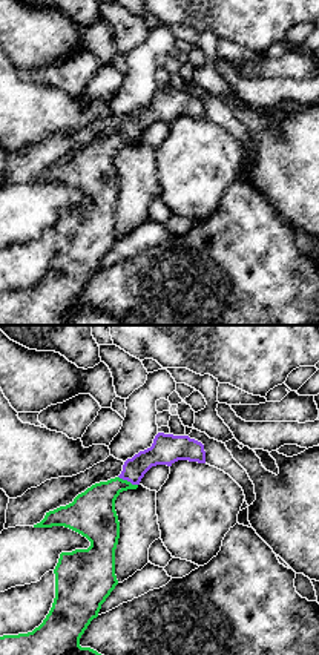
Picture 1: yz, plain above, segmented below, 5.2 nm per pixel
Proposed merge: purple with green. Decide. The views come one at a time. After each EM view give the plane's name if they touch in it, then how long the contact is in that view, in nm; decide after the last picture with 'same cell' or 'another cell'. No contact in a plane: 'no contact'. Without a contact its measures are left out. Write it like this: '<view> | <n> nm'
yz | 120 nm

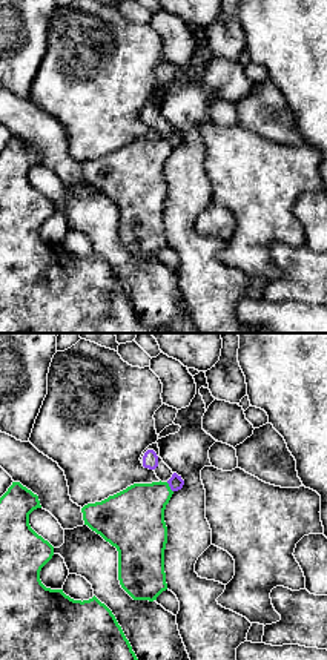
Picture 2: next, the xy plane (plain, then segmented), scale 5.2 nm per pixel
xy | 70 nm

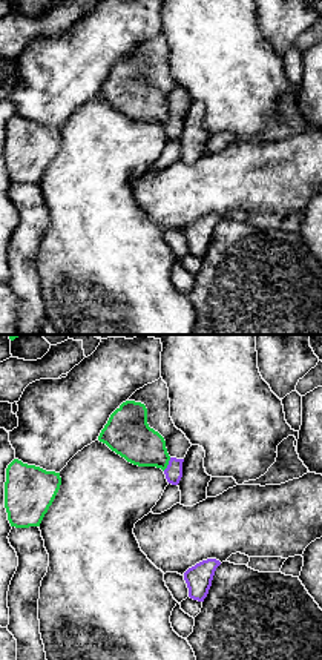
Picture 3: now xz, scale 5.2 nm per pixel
xz | 80 nm

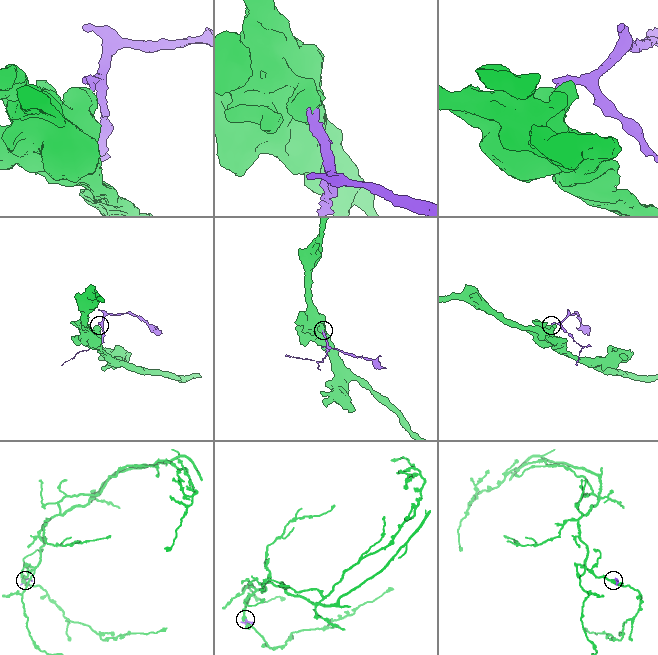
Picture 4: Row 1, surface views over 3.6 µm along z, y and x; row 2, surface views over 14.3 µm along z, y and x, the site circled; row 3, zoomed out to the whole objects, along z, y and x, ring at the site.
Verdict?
another cell

